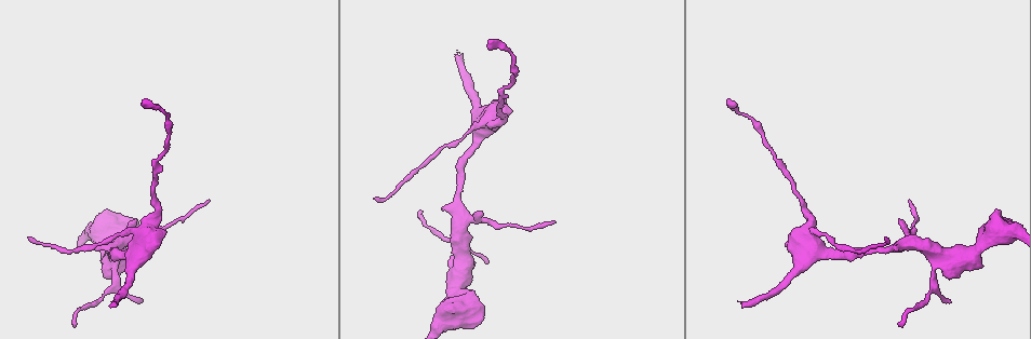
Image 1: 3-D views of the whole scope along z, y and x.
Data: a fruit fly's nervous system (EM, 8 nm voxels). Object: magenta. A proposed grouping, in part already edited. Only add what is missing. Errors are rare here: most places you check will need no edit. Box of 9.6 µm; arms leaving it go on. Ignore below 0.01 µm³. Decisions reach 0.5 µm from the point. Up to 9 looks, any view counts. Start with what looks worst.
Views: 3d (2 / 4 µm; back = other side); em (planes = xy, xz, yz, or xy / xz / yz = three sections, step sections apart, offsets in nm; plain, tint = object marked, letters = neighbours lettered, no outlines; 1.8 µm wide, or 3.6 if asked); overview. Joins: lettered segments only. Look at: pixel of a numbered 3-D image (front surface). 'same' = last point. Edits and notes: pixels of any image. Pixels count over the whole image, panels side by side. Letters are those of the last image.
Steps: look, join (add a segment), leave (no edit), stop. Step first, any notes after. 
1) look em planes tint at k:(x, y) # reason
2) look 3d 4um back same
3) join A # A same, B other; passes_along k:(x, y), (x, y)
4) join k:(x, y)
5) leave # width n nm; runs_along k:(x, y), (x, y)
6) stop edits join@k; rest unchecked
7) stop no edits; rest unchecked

look 3d 4um at 1:(456, 55)

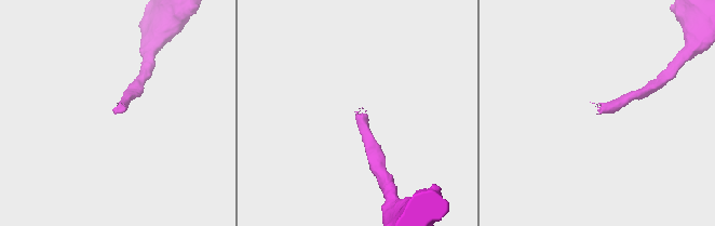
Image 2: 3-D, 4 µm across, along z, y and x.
look em planes letters at 2:(355, 114) # now the EM

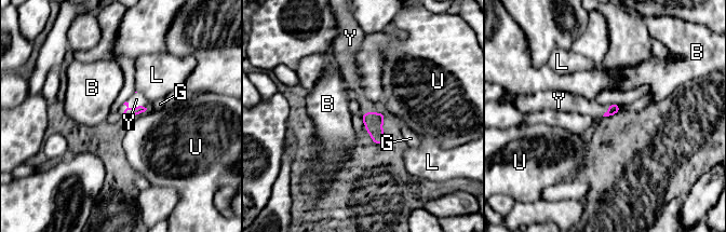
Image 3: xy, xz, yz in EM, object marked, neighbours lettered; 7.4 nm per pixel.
join Y # B other, G other, L other, U other, Y same; the neuron continues

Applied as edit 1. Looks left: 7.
look overview # redraw

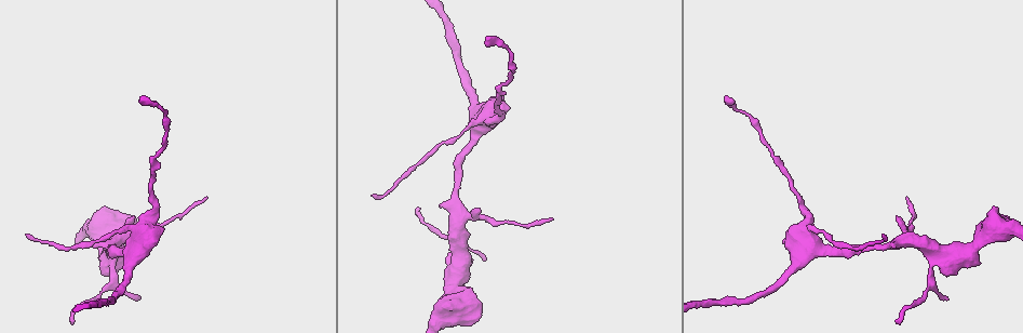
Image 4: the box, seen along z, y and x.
look em 3.6um xy step 16 letters at 4:(140, 100) # branch stops here

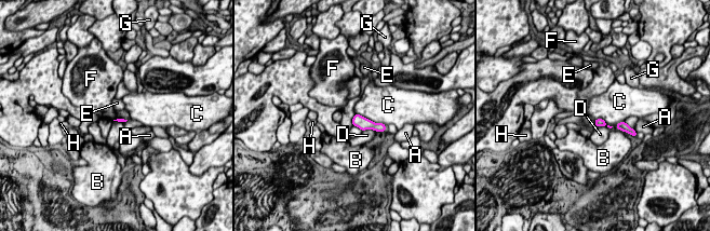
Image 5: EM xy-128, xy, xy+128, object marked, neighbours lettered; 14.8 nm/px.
look em 3.6um planes letters same # cut it another way

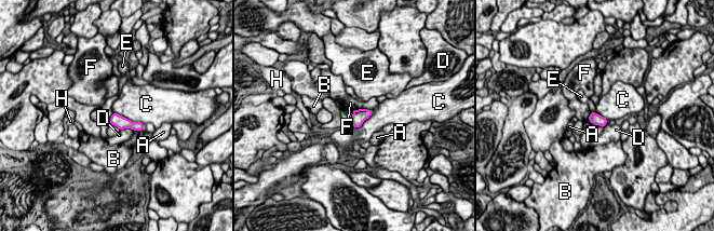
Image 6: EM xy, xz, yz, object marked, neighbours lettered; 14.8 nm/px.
leave # A other, B other, C other, D other, E other, F other, H other; border 6:(113, 112), (144, 124); none of them fits

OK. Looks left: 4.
look em 3.6um planes letters at 4:(205, 198) # an open end

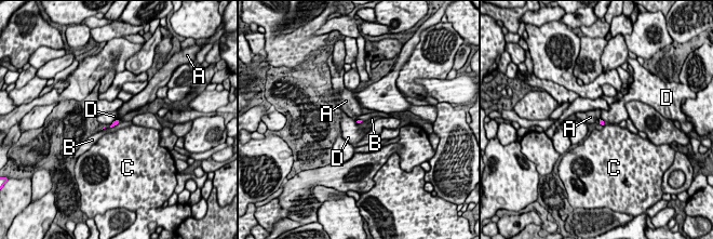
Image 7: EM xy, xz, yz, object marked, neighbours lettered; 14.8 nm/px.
leave # A other, B other, C other, D other; border 7:(118, 118), (110, 123); none of them fits

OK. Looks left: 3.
look em planes tint at 4:(139, 300) # free end

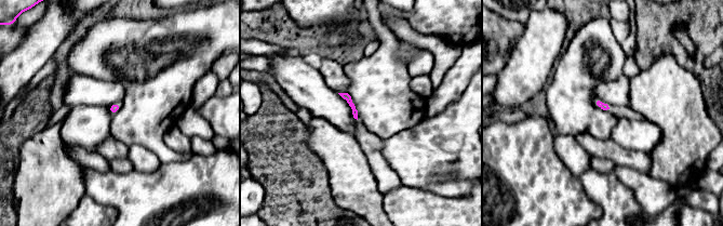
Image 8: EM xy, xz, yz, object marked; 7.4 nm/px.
look em planes letters same

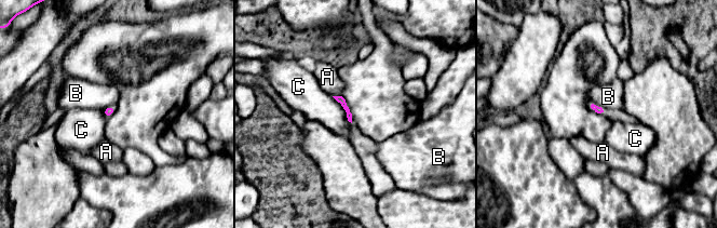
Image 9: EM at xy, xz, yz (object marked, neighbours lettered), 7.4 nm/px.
leave # A other, B other, C other; border 9:(332, 96), (351, 122); none of them fits

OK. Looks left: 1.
stop edits join@3; rest unchecked

